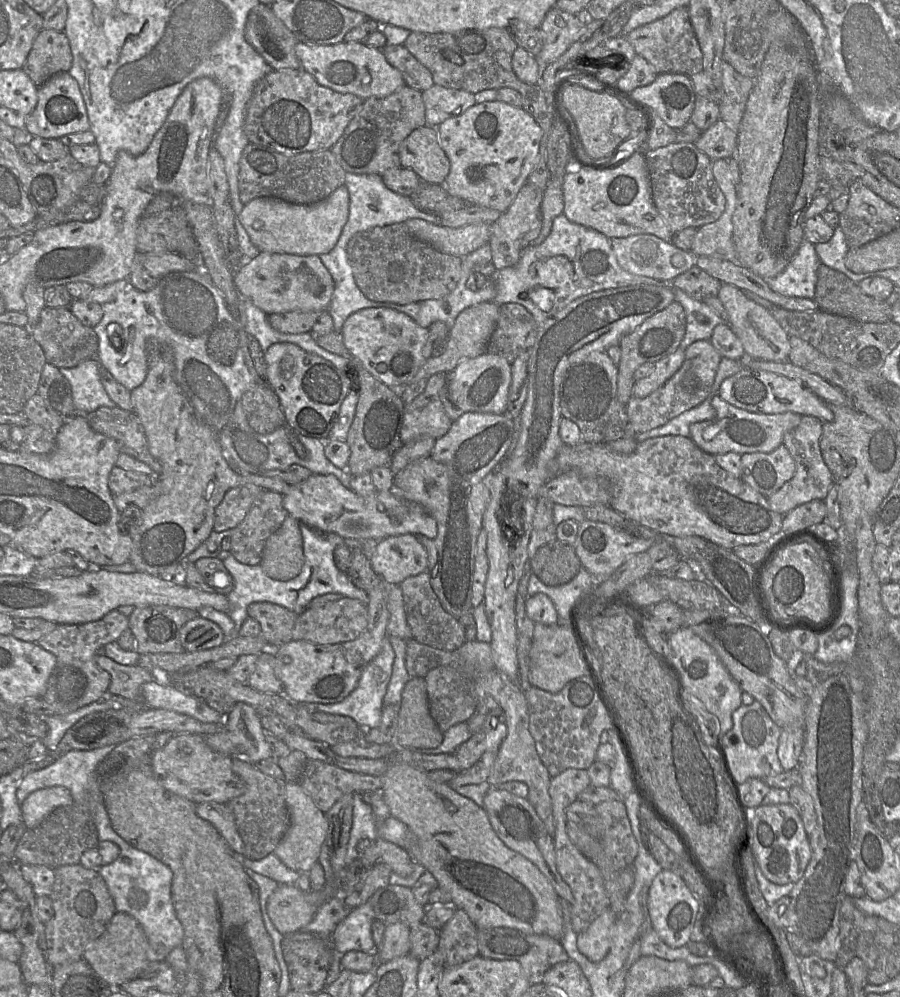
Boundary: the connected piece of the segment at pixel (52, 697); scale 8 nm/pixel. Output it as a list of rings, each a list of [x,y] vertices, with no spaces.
[[[116,609],[93,622],[56,625],[53,631],[37,641],[41,648],[56,657],[56,666],[40,696],[52,707],[53,716],[69,714],[102,698],[110,686],[111,676],[97,665],[96,657],[102,654],[106,644],[116,642],[128,629],[129,618]]]

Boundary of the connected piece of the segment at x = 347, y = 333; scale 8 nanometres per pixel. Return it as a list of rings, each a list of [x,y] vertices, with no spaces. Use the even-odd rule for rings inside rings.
[[[386,307],[364,308],[351,314],[341,329],[345,347],[353,359],[358,361],[364,369],[393,389],[401,389],[416,374],[421,365],[432,356],[432,344],[429,340],[427,328],[419,326],[409,315]]]

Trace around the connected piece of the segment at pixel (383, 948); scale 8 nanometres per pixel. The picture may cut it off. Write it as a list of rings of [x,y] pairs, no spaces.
[[[404,923],[385,926],[382,944],[376,949],[378,963],[388,962],[396,957],[410,953],[410,928]]]

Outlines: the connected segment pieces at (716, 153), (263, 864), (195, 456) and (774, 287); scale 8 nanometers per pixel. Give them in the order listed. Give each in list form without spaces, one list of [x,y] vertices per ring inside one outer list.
[[[718,119],[700,134],[695,145],[711,160],[729,159],[736,150],[737,131],[728,127],[721,119]]]
[[[274,853],[261,860],[249,860],[241,856],[241,862],[245,869],[271,878],[279,885],[301,885],[305,880],[305,874],[286,867]]]
[[[157,346],[152,350],[147,376],[140,386],[131,391],[131,402],[132,410],[144,427],[149,452],[162,467],[160,474],[154,478],[157,496],[141,510],[138,532],[132,538],[129,562],[138,572],[159,576],[167,569],[179,564],[204,543],[213,531],[215,509],[228,490],[254,484],[263,490],[281,495],[289,492],[290,485],[279,478],[254,474],[241,475],[229,467],[215,431],[196,417],[190,401],[175,381],[173,356],[166,347]]]
[[[803,239],[797,252],[785,269],[775,277],[767,280],[767,284],[773,292],[783,296],[813,299],[817,282],[816,270],[820,263],[821,261],[815,252],[814,244]]]

